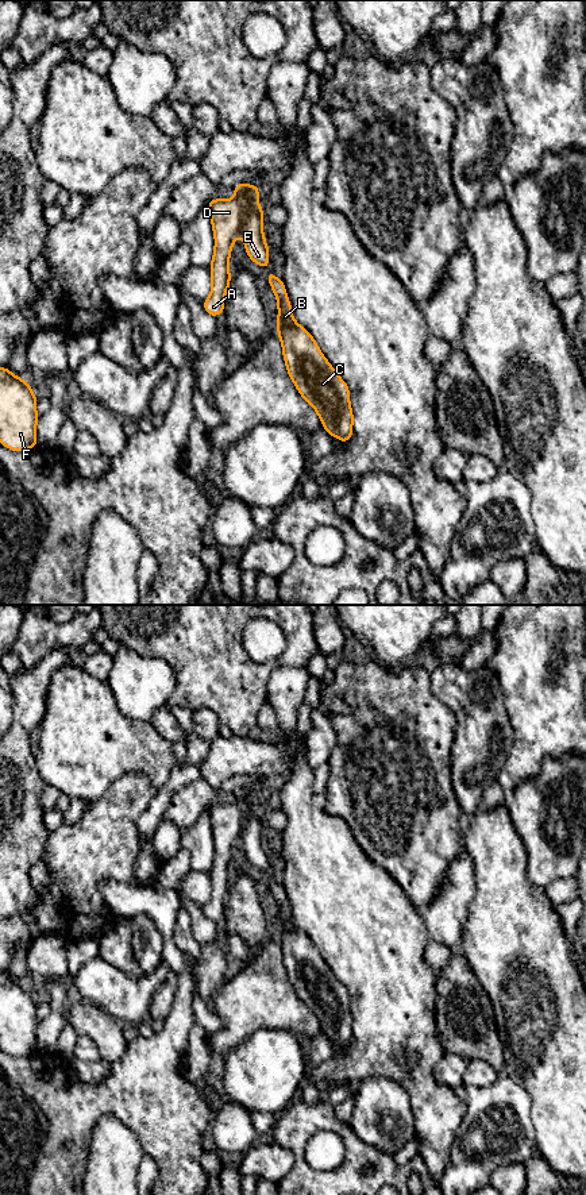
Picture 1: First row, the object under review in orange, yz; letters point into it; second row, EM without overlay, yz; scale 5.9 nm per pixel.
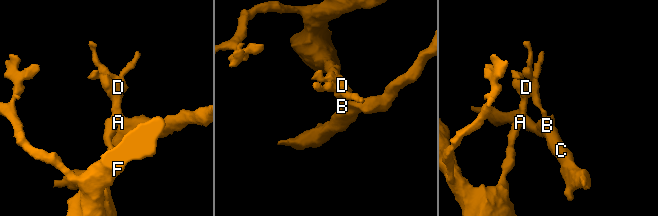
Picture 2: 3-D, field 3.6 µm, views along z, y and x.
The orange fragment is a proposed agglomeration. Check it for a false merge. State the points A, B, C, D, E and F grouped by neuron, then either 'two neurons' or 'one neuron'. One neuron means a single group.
A D F / B C E; two neurons

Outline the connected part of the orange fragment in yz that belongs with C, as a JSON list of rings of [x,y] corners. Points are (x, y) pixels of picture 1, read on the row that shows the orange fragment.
[[[258,200],[250,207],[242,224],[240,235],[244,240],[244,248],[248,258],[263,266],[267,273],[269,285],[271,286],[278,305],[277,334],[282,343],[282,355],[288,369],[289,378],[296,385],[301,397],[304,397],[316,410],[324,429],[332,436],[338,437],[343,443],[350,442],[352,436],[354,415],[350,405],[350,389],[347,383],[332,369],[331,363],[321,354],[317,343],[312,335],[300,324],[294,321],[292,315],[292,304],[285,292],[284,278],[277,278],[269,266],[269,247],[265,242],[265,232],[262,230],[262,220],[265,212],[262,211]]]

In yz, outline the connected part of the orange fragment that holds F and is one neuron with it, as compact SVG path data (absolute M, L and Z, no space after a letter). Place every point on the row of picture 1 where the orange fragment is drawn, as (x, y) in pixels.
M0 367L0 443L12 451L28 451L38 444L36 396L28 381Z

